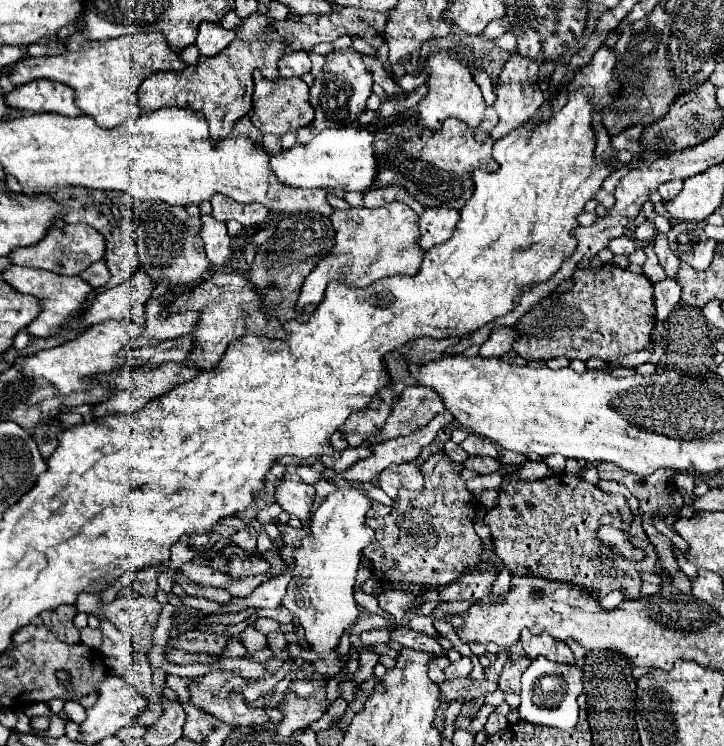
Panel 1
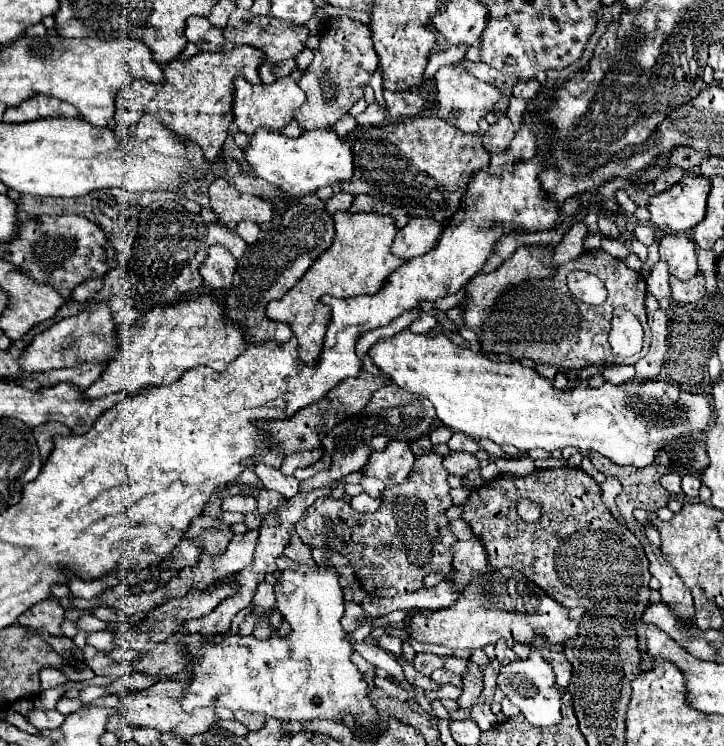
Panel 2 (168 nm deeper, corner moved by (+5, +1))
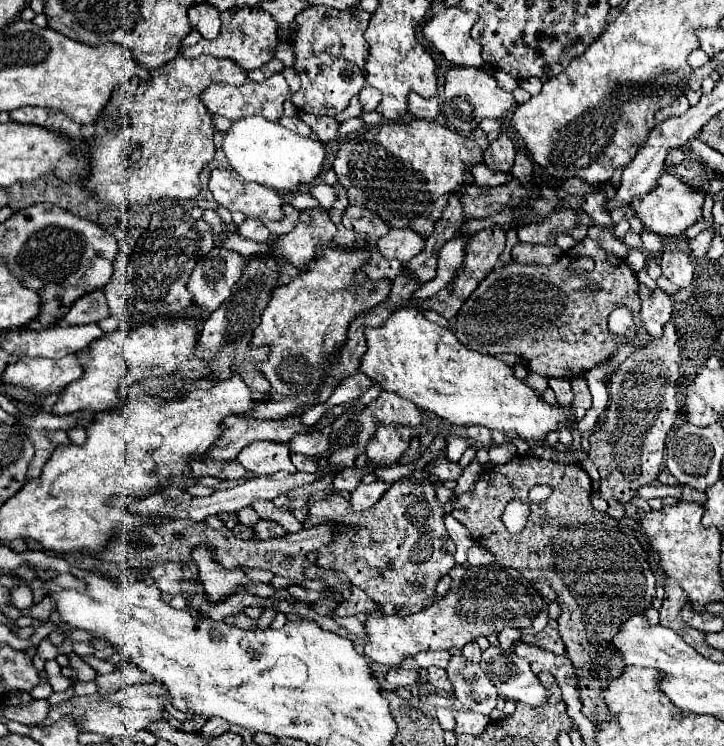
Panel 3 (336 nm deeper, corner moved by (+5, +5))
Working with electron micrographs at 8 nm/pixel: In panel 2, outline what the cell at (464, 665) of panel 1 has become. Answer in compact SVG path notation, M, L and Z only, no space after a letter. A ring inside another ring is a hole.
M438 669L438 671L434 671L430 677L432 677L432 681L436 681L436 683L440 685L453 684L457 687L464 688L462 679L460 679L458 675L446 671L446 669Z

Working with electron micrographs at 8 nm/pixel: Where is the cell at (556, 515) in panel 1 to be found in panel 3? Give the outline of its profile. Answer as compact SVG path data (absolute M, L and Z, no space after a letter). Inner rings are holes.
M518 455L504 465L484 469L474 489L458 495L460 507L452 511L452 517L458 519L470 531L470 535L480 547L492 553L496 563L516 569L524 579L528 579L538 589L542 597L560 603L562 615L558 617L558 631L566 645L566 655L576 669L582 715L590 719L594 725L602 725L606 723L606 719L610 719L610 713L606 711L606 701L602 699L602 691L610 685L610 681L618 679L618 675L622 675L626 667L624 659L614 651L610 639L620 631L626 619L638 615L640 611L652 605L656 577L644 553L642 533L638 531L636 521L632 519L616 521L608 513L596 511L590 503L590 495L592 495L592 481L578 463L564 465L556 461L536 459L530 455ZM538 483L548 483L552 487L552 495L544 503L532 505L528 523L522 533L510 535L500 519L506 505L514 499L526 503L528 491Z

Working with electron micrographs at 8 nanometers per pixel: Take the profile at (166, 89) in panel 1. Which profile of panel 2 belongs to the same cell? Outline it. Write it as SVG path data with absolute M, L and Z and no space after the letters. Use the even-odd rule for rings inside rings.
M234 47L230 51L198 53L190 59L174 59L174 61L162 65L162 69L164 69L164 81L162 83L154 85L148 81L132 81L128 87L124 87L118 93L114 131L116 131L118 139L122 141L124 137L128 137L128 131L140 121L142 115L152 115L152 117L158 117L164 123L164 127L168 127L176 135L182 135L184 139L194 141L204 151L204 159L212 163L218 157L218 153L220 153L220 149L228 137L228 125L232 125L232 97L234 97L232 79L242 75L248 83L258 85L260 83L260 77L258 77L258 65L260 63L262 63L262 51L258 51L256 47Z

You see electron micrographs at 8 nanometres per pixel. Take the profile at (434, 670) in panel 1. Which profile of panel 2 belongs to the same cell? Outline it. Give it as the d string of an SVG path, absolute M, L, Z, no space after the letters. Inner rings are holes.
M418 653L416 659L414 659L414 667L416 667L416 671L420 671L424 675L430 675L432 671L444 667L444 659L434 655L434 653Z

